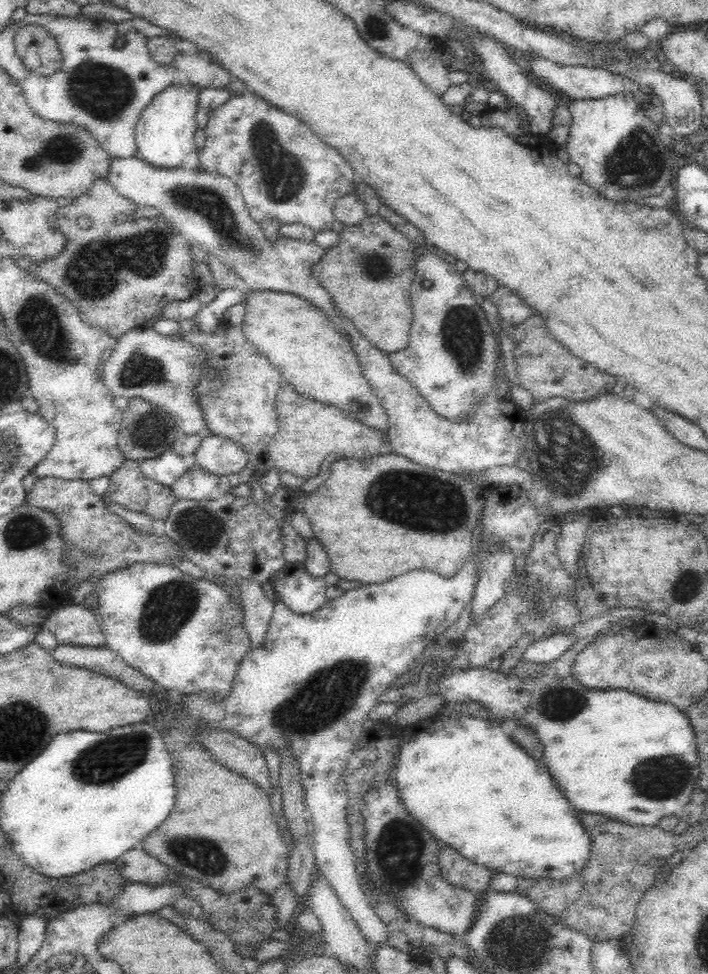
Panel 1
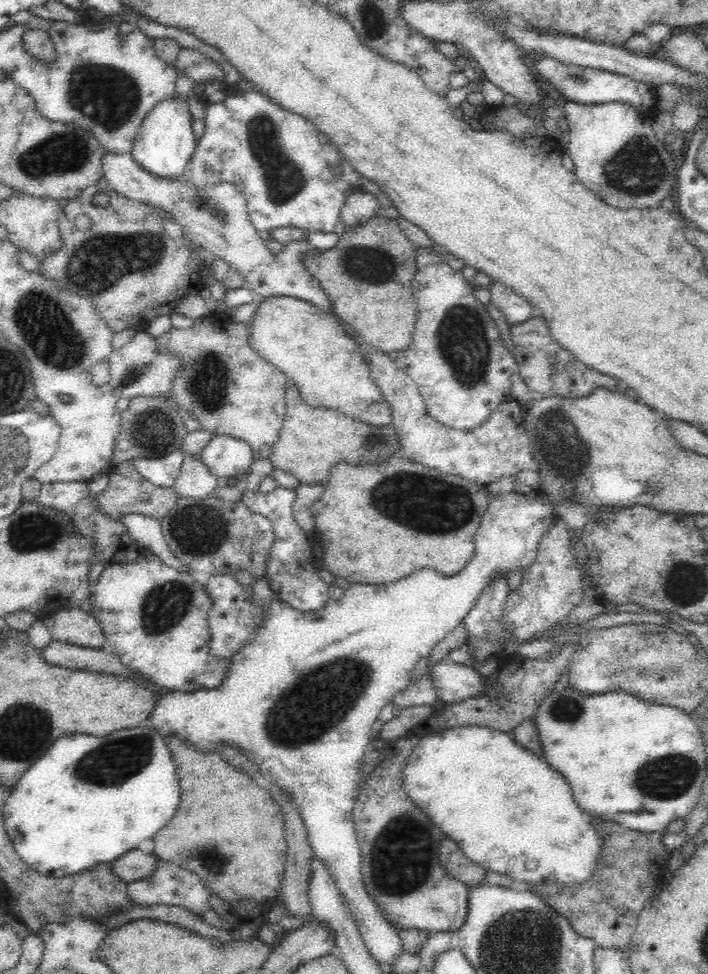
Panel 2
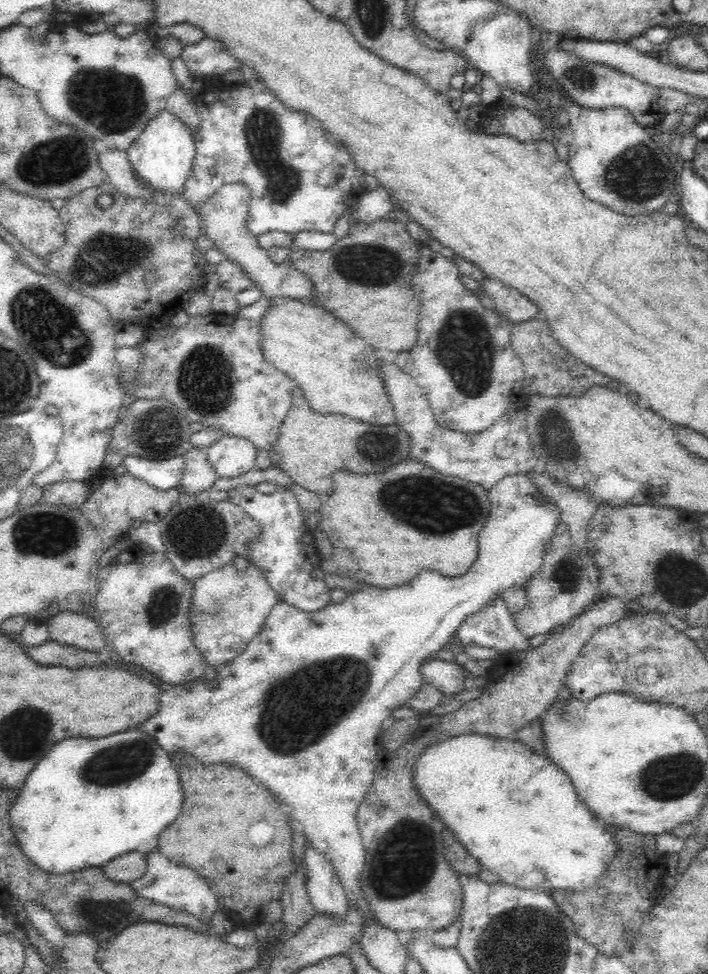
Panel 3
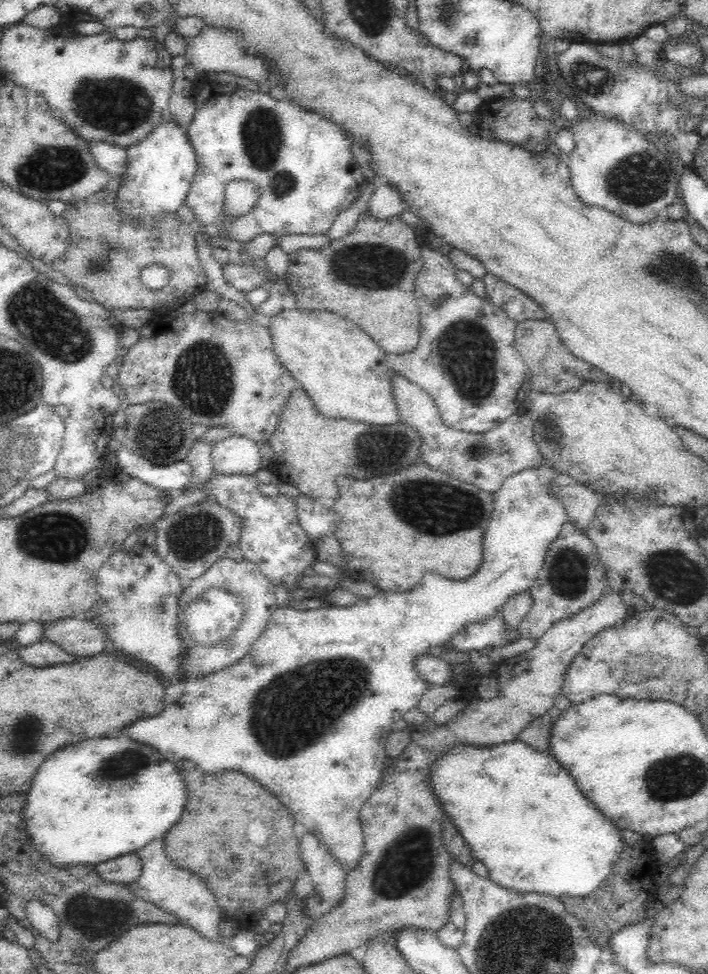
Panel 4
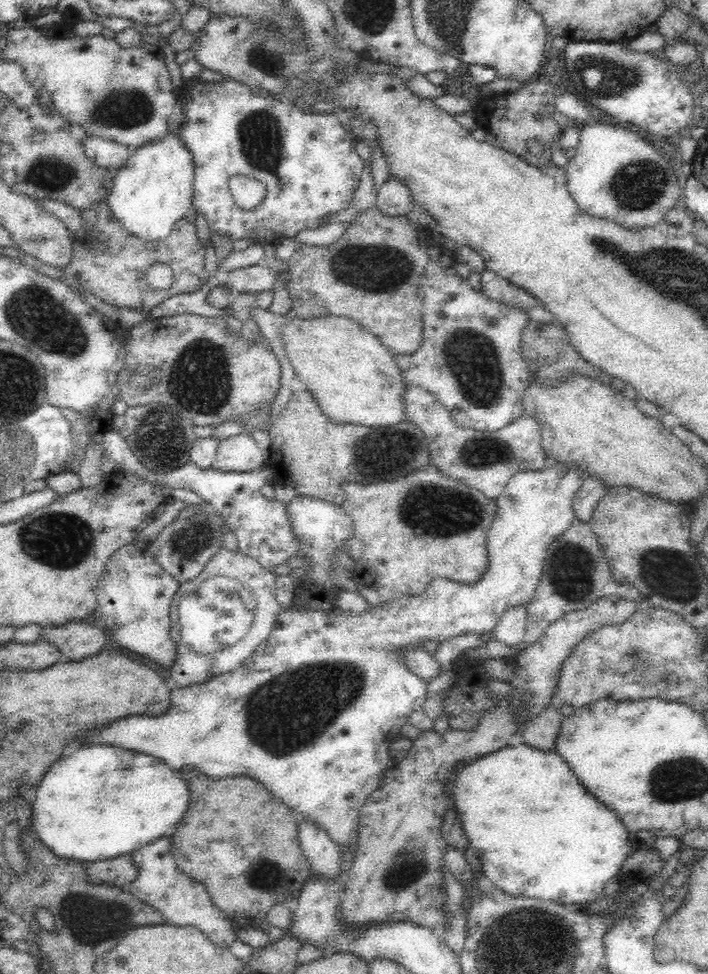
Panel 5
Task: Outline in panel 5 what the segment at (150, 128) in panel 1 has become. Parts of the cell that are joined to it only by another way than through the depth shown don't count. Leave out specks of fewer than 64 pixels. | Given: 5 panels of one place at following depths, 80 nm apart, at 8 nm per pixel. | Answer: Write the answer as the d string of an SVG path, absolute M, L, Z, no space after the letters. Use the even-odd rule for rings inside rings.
M176 132L166 133L159 141L146 144L142 148L129 149L130 156L128 160L114 170L113 182L110 192L108 192L106 203L110 205L110 214L126 229L134 238L142 241L159 241L169 237L173 231L176 222L181 224L186 216L193 210L193 176L194 176L194 159L184 143L178 139Z

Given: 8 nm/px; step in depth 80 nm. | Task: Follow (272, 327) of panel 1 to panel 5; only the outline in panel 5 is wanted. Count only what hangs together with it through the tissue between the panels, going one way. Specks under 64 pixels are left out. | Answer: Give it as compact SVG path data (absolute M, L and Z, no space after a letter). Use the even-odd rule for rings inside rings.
M327 316L317 319L293 319L282 331L284 351L290 359L296 377L307 385L307 390L318 401L322 413L331 421L340 424L355 424L382 428L406 422L406 403L404 403L406 378L394 360L394 354L382 345L374 333L364 330L352 319Z

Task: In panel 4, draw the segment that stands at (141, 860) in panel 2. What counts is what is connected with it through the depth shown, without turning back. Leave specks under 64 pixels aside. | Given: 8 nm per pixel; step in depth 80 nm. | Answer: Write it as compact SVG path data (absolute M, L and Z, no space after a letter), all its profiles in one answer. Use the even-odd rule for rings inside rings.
M128 853L92 865L94 871L106 882L129 885L141 876L142 861L136 853Z

